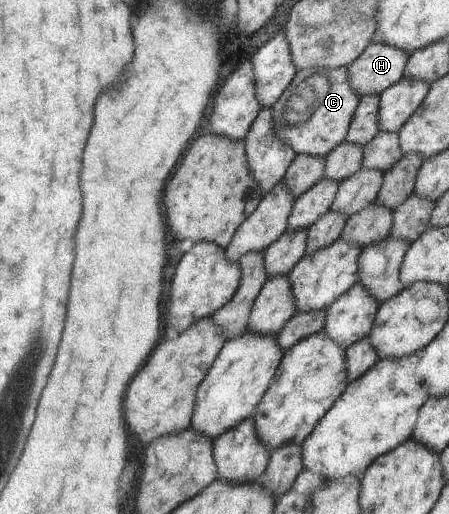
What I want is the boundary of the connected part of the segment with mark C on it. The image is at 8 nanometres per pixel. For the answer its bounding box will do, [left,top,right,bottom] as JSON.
[272,67,362,156]

